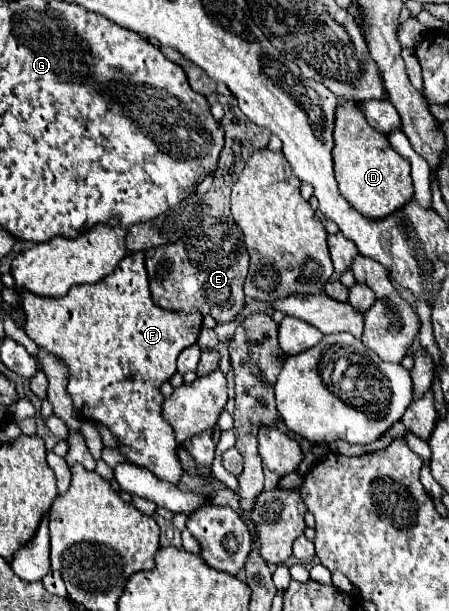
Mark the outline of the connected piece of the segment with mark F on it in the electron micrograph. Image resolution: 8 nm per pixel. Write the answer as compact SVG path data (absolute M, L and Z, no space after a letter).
M129 253L103 281L93 285L75 285L63 297L39 297L23 289L23 311L27 315L25 333L43 349L61 357L69 365L67 391L73 397L75 409L83 419L95 419L103 423L121 443L119 451L129 461L153 471L159 479L173 485L181 481L183 467L177 457L177 443L173 429L161 417L163 395L159 387L177 373L177 355L193 345L199 337L203 315L169 311L153 303L149 291L149 279L145 271L145 253Z

